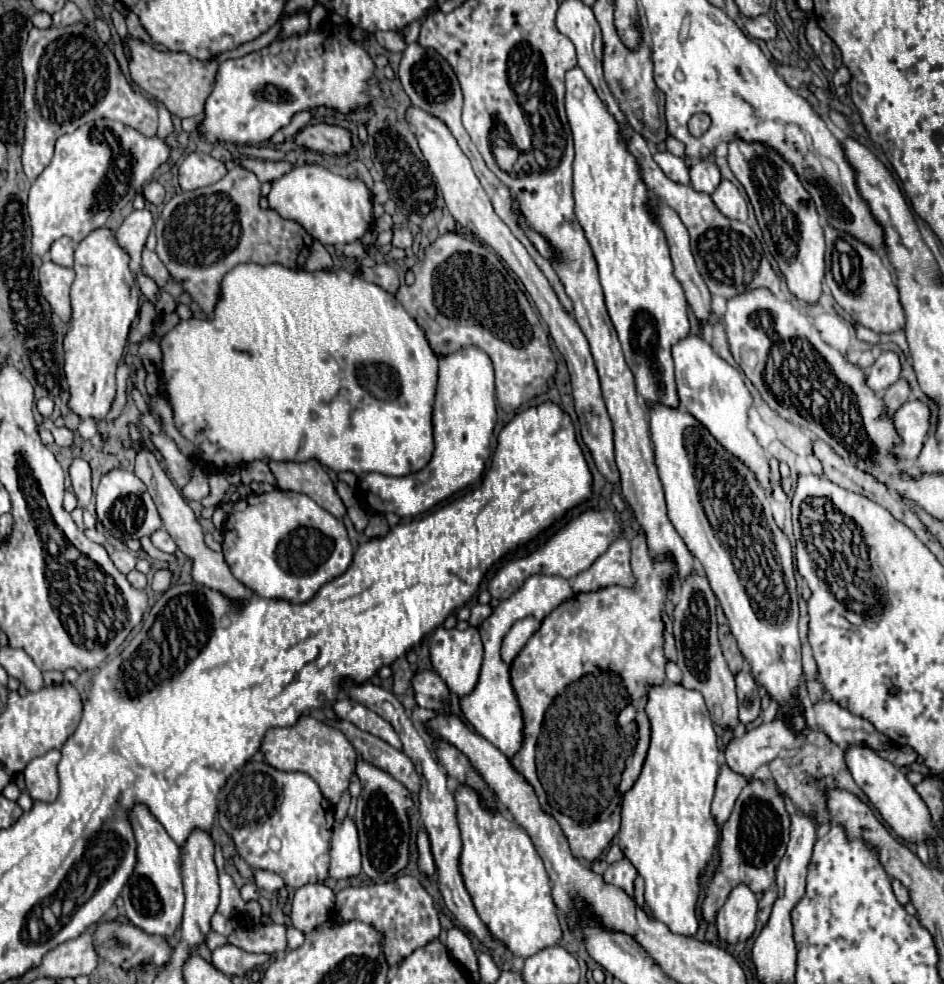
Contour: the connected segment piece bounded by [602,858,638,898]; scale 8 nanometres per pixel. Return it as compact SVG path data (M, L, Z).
M626 858L620 860L620 862L614 862L602 876L604 876L604 882L606 884L612 884L612 886L620 888L630 898L634 898L634 884L632 882L634 882L634 878L638 874L636 874L636 868Z

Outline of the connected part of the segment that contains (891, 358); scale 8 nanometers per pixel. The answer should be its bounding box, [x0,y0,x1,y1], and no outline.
[866,350,902,394]

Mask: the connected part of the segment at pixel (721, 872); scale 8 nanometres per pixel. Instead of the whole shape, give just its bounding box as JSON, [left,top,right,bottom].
[702,780,790,922]

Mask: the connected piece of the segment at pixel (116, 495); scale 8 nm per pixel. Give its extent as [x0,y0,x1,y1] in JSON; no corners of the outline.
[96,470,162,540]

